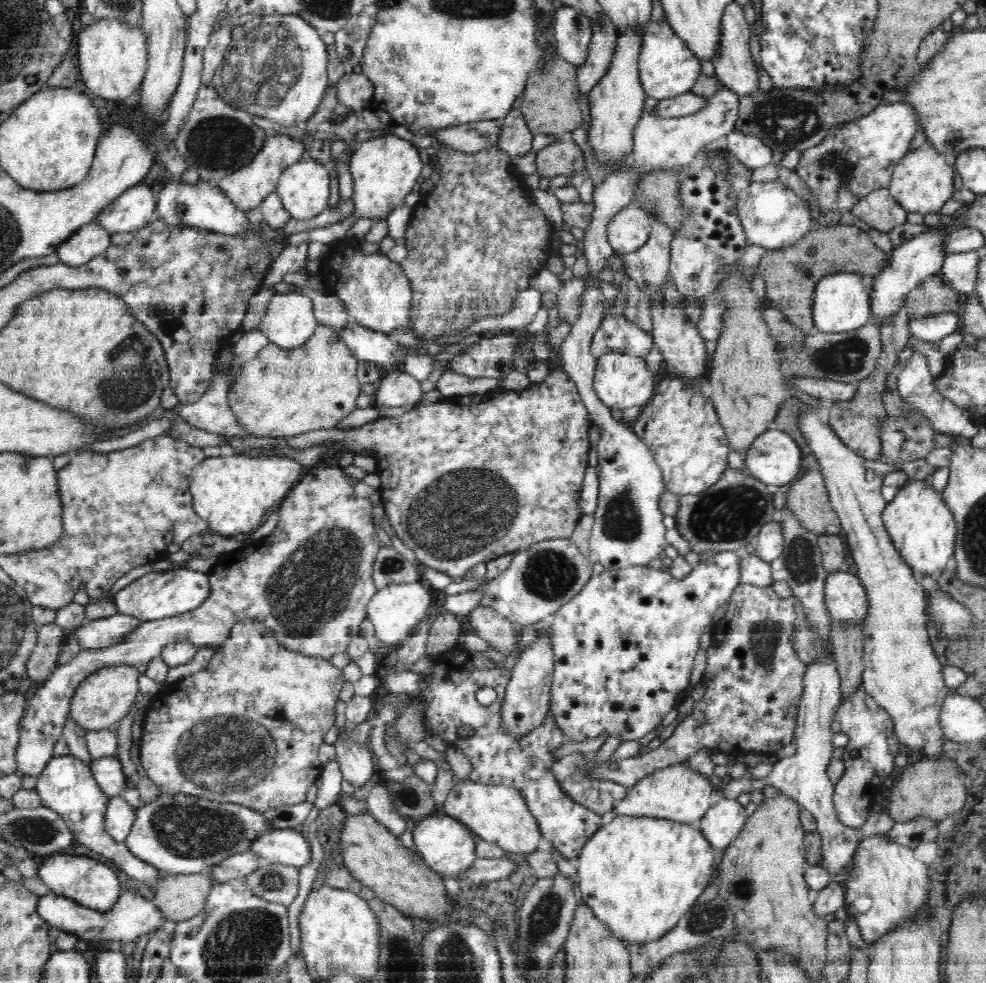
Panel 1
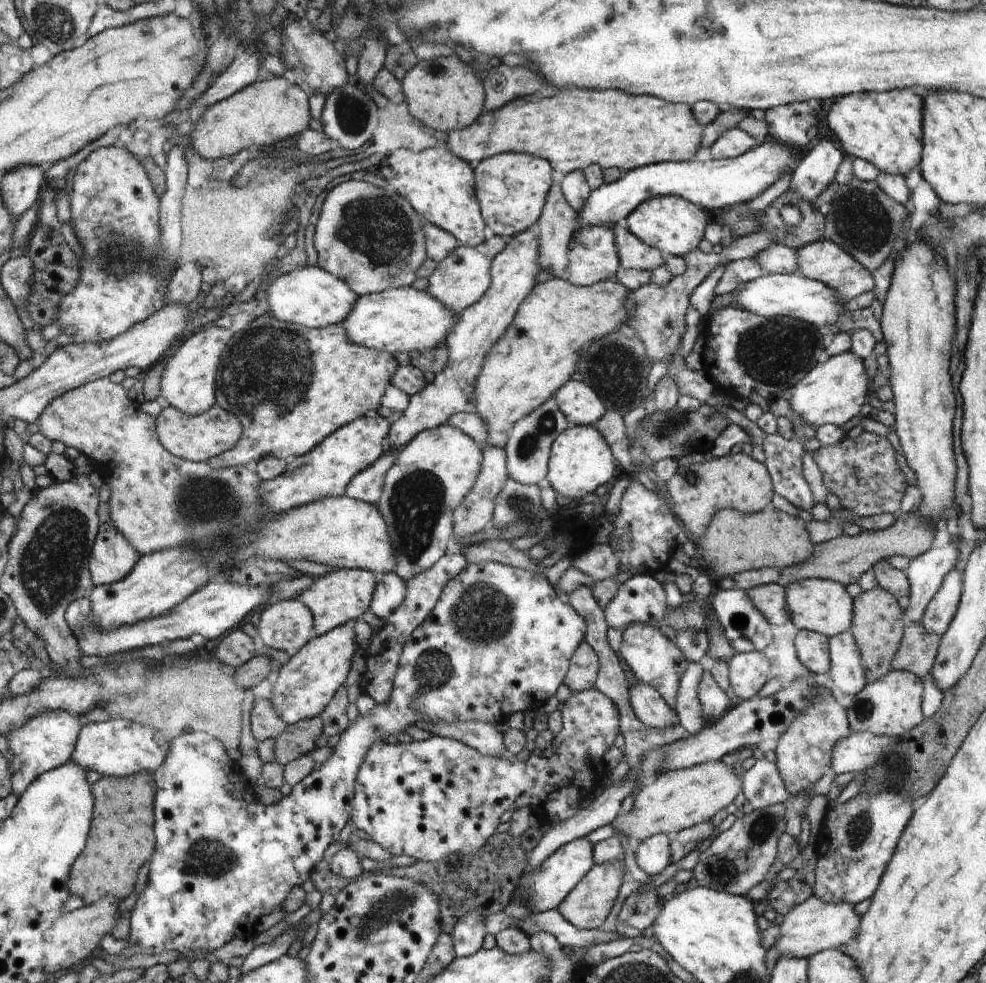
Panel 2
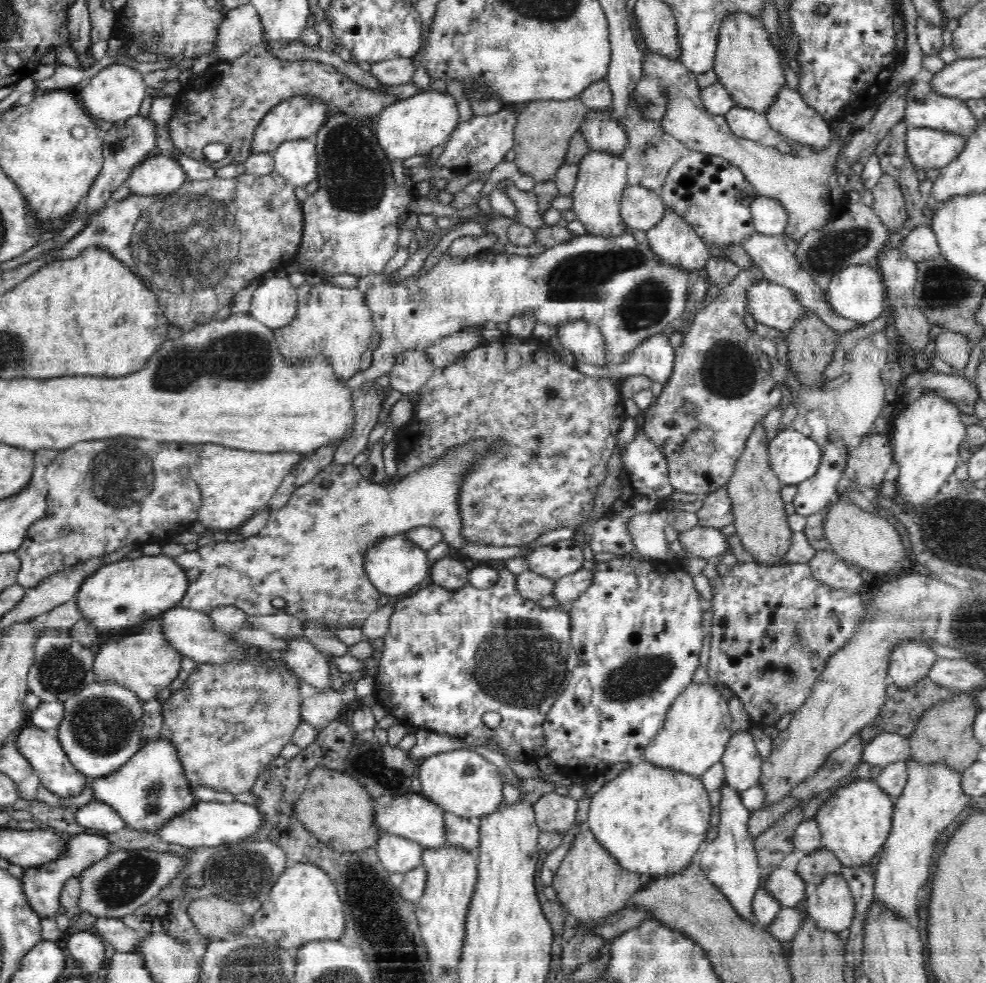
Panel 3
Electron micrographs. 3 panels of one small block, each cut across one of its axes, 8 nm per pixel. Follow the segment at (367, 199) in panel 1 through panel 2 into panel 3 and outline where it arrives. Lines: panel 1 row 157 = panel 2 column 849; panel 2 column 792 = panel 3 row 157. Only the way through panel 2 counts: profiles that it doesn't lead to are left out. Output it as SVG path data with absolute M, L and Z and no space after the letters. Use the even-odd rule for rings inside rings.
M432 90L384 105L377 118L378 145L391 160L405 161L411 156L426 155L432 148L449 140L458 122L458 107L452 95Z

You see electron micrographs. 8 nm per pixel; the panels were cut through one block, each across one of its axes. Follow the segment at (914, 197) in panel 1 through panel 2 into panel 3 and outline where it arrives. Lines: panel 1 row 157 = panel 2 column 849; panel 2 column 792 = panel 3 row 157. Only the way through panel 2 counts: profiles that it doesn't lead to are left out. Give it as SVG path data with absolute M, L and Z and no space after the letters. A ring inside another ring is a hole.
M910 127L906 136L906 149L910 163L917 170L941 170L964 150L965 136L952 134L946 129Z

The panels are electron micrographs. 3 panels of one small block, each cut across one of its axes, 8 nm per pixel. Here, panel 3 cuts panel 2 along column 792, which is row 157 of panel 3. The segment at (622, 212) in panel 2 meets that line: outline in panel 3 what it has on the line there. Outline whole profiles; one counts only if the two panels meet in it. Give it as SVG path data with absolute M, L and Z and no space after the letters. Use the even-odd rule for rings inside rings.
M165 154L148 158L128 178L130 195L153 196L172 192L187 182L186 172L171 156Z

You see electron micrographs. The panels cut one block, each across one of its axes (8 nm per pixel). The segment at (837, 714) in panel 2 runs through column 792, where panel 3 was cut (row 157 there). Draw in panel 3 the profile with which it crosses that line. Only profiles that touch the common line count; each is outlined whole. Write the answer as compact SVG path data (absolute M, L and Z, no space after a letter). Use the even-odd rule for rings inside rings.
M642 34L639 37L636 35L635 40L639 40L637 47L642 53L643 76L657 78L663 87L663 93L667 93L665 115L661 120L664 131L682 142L690 151L714 154L733 162L745 174L746 181L754 186L758 196L772 197L780 201L788 214L787 235L792 237L796 244L804 238L804 234L820 230L833 222L832 202L837 198L848 198L848 194L847 189L839 186L837 176L832 175L832 169L835 168L840 150L854 132L852 123L846 122L844 117L830 120L829 125L836 138L824 151L810 157L784 154L775 148L763 146L758 141L735 136L730 125L726 123L725 115L710 114L704 107L694 72L678 62L678 59L654 54Z

